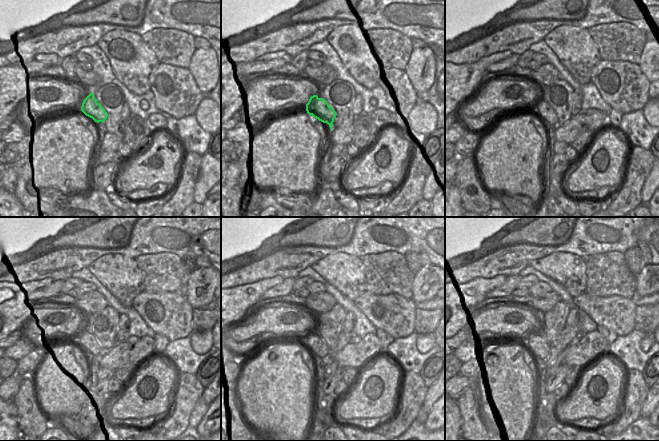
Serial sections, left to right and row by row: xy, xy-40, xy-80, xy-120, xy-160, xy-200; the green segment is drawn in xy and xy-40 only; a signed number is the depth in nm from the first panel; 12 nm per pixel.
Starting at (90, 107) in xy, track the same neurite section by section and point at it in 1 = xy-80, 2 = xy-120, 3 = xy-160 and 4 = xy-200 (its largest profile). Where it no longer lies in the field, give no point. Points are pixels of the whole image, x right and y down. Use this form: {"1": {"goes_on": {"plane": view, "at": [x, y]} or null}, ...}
{"1": {"goes_on": {"plane": "xy-80", "at": [545, 112]}}, "2": {"goes_on": {"plane": "xy-120", "at": [89, 341]}}, "3": {"goes_on": {"plane": "xy-160", "at": [313, 342]}}, "4": {"goes_on": {"plane": "xy-200", "at": [538, 345]}}}

